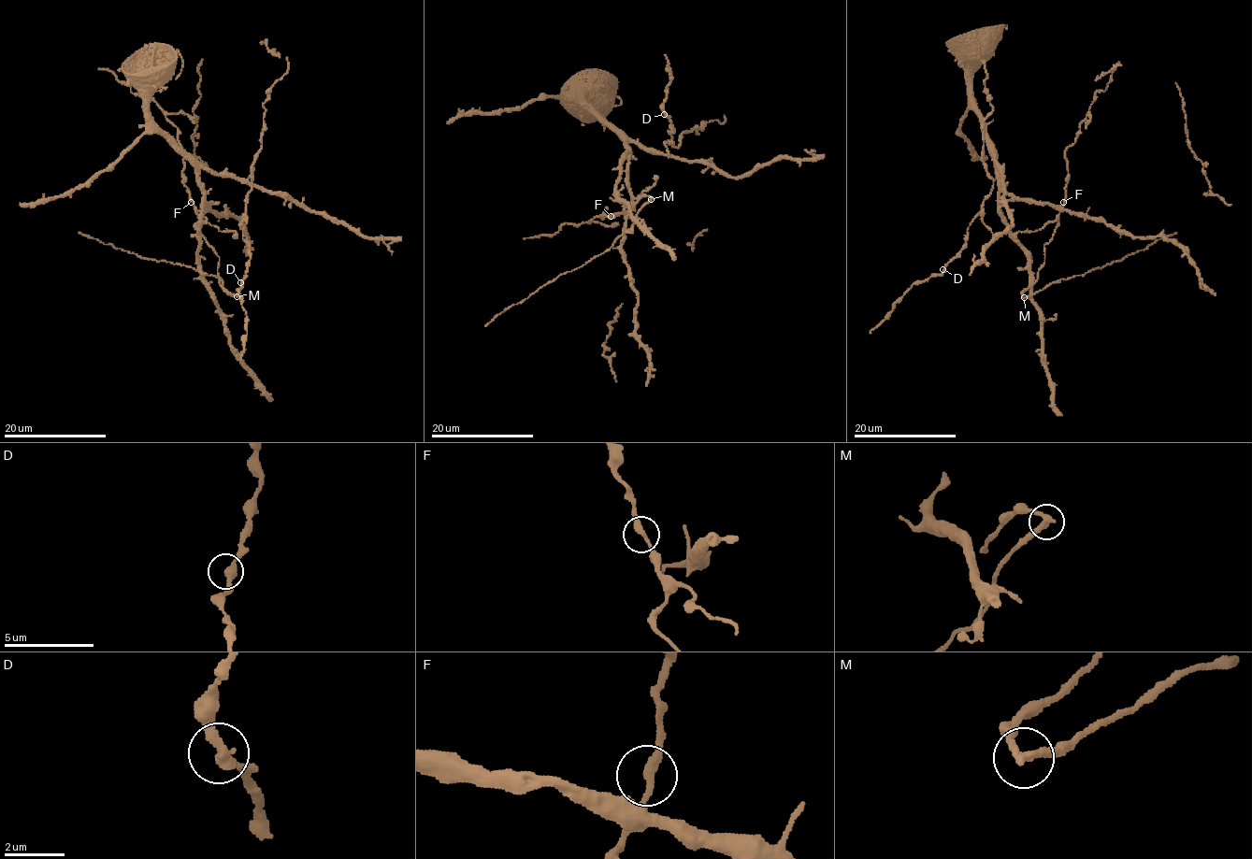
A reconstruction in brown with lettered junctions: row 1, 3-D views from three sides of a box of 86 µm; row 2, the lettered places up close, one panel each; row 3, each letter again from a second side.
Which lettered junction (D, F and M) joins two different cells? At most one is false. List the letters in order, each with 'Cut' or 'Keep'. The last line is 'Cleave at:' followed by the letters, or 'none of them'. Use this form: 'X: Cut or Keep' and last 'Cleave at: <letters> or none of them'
D: Keep
F: Keep
M: Cut
Cleave at: M

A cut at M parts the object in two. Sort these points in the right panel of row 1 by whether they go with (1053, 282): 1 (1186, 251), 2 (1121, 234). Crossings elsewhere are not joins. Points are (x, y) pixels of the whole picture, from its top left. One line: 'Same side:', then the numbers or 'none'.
Same side: none

